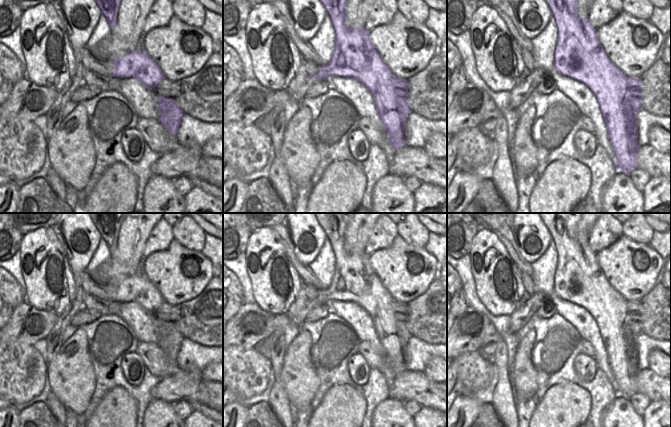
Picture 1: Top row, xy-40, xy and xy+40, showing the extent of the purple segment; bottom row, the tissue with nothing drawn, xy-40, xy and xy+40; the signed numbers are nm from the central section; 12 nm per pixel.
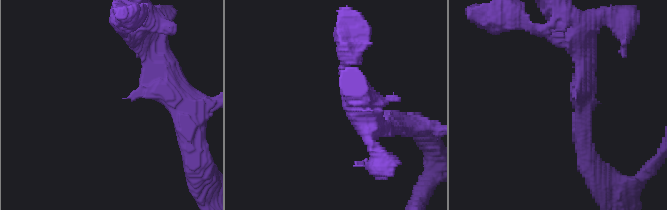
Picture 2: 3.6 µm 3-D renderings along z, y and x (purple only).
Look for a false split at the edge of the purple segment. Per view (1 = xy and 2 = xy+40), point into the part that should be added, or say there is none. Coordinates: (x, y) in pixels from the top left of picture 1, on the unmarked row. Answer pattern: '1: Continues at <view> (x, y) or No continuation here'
1: No continuation here
2: No continuation here

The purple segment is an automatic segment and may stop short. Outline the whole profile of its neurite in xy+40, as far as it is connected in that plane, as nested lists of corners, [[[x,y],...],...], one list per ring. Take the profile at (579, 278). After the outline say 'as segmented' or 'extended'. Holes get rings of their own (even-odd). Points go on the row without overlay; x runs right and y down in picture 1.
[[[539,213],[549,230],[557,249],[557,268],[554,275],[554,293],[563,300],[575,303],[593,316],[600,329],[608,353],[608,361],[616,380],[616,391],[625,398],[637,392],[638,367],[637,338],[642,332],[641,302],[630,302],[619,294],[606,279],[589,242],[577,240],[577,225],[582,213]]]; as segmented

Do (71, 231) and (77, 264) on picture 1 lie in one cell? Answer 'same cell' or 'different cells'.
same cell

